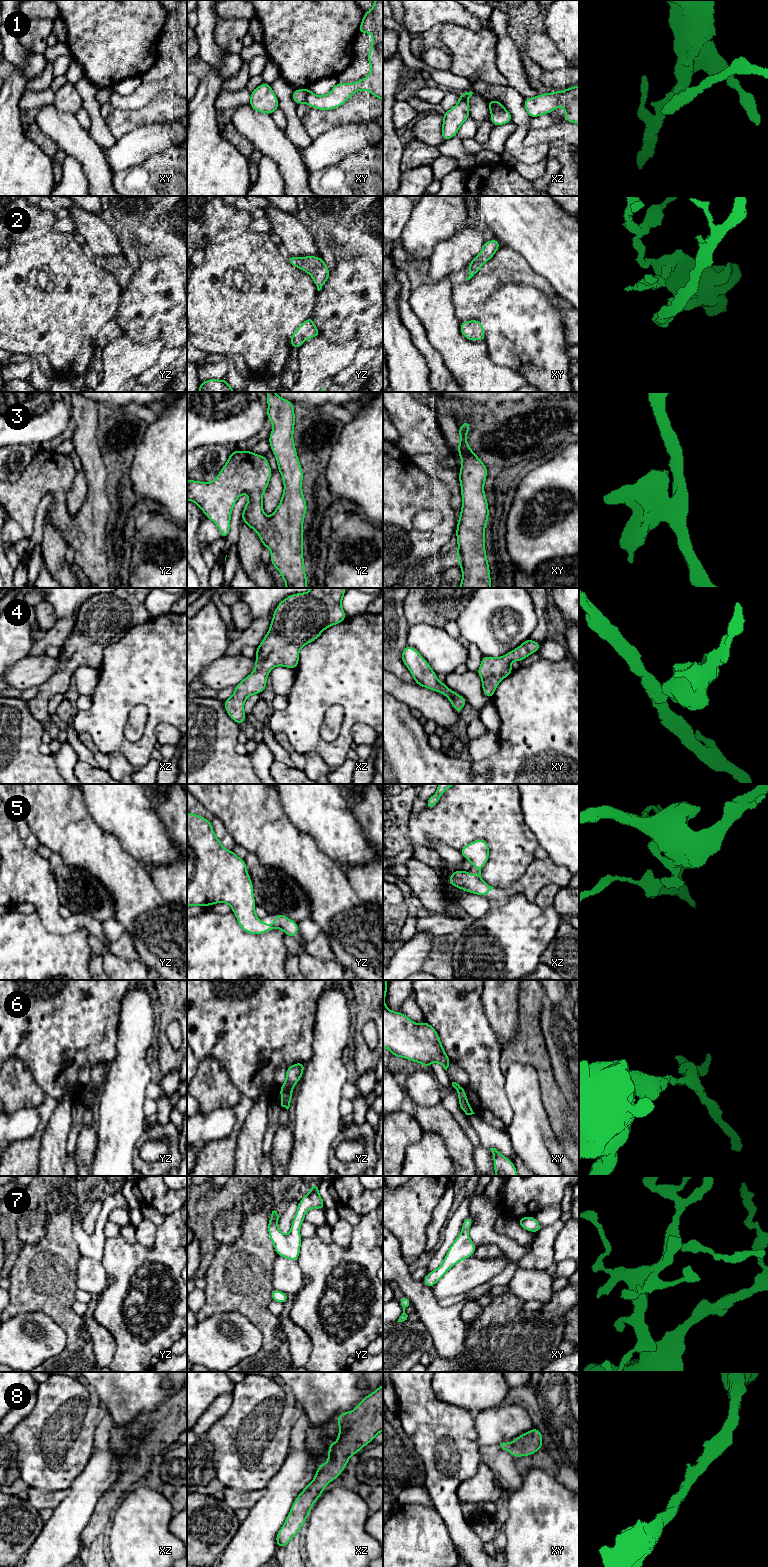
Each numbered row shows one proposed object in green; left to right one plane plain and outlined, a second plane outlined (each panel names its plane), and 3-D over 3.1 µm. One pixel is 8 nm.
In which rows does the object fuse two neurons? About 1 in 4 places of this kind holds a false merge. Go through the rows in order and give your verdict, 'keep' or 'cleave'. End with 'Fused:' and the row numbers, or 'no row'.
1: cleave
2: keep
3: keep
4: keep
5: keep
6: keep
7: keep
8: keep
Fused: 1

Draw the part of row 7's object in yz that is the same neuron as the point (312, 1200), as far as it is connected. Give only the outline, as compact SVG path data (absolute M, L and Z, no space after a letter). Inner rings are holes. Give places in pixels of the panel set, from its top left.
M319 1183L311 1186L310 1192L298 1203L297 1212L293 1218L290 1233L284 1235L278 1228L279 1215L272 1211L271 1219L268 1220L268 1233L278 1256L296 1261L299 1258L301 1240L300 1227L304 1222L306 1212L311 1208L324 1210L323 1199L319 1195Z

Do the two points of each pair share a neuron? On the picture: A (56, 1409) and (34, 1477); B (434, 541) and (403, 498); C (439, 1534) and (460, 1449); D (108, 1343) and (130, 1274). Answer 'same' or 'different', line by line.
A: same
B: same
C: different
D: different

